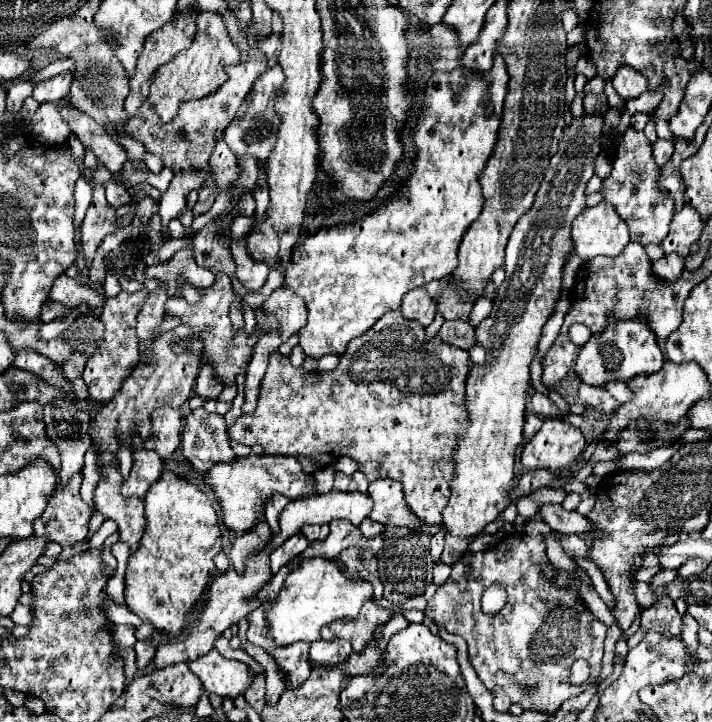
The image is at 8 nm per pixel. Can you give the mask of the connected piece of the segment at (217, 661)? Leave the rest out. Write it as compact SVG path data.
M212 648L208 656L202 656L200 660L188 664L188 668L202 680L206 692L218 696L236 698L238 694L246 692L252 682L252 676L248 674L248 666L244 662L226 660L216 648Z

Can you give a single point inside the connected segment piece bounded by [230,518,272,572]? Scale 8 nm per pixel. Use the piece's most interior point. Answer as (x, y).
(253, 541)

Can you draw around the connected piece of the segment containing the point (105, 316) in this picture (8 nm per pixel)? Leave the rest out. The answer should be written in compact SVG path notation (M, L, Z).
M148 290L142 292L120 292L116 298L108 298L106 306L102 308L102 322L106 324L104 332L104 344L98 346L96 354L86 362L84 368L84 382L88 388L90 400L108 402L116 390L120 390L124 376L132 372L132 366L138 362L138 336L136 336L136 314L144 306L148 298Z

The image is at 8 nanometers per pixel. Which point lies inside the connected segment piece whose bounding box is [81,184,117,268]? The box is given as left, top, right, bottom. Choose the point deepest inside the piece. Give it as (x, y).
(100, 219)

